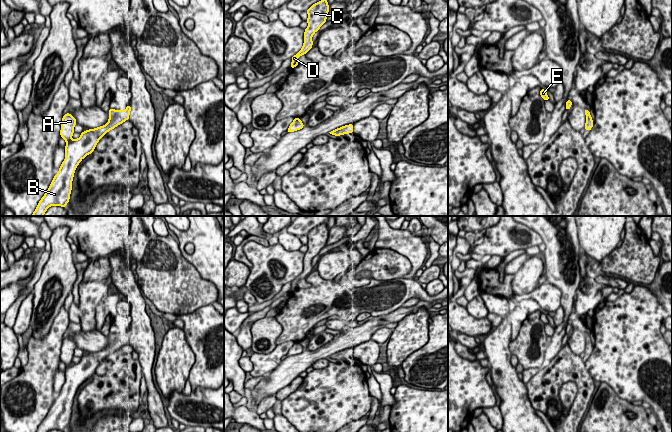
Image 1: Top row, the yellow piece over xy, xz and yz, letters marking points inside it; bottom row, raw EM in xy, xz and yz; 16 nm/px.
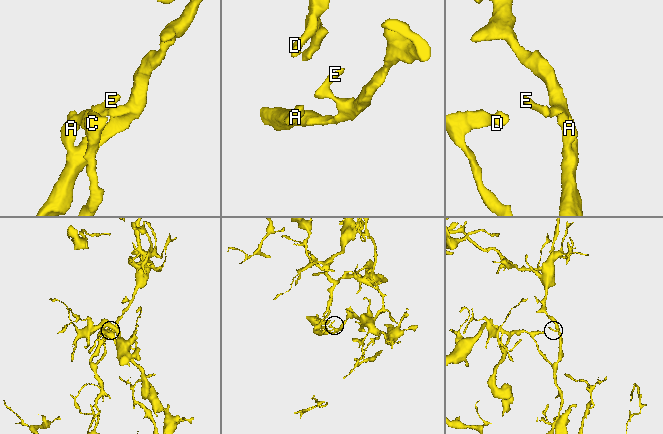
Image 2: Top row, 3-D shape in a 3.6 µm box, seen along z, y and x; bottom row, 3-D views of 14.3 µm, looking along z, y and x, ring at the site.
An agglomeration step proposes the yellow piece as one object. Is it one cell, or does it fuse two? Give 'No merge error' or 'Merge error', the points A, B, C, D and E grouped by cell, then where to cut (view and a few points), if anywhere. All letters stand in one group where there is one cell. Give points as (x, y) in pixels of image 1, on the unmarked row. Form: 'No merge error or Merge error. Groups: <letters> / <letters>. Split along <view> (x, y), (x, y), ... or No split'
No merge error. Groups: A B C D E. No split

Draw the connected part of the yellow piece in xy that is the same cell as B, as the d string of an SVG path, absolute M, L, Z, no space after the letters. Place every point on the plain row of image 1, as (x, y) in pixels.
M130 329L124 335L110 333L107 348L82 356L81 360L76 364L72 363L74 350L77 348L76 343L69 337L63 340L60 359L66 365L66 381L36 432L49 432L54 429L66 430L69 426L72 404L78 388L93 376L98 365L108 355L129 343L130 334Z

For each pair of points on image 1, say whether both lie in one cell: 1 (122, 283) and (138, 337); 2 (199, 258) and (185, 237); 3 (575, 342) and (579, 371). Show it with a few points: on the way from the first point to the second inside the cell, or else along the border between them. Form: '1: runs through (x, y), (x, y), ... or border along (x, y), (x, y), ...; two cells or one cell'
1: runs through (134, 296), (138, 304), (138, 324); one cell
2: runs through (199, 252), (199, 246), (191, 238); one cell
3: border along (567, 343), (569, 348), (579, 355); two cells

